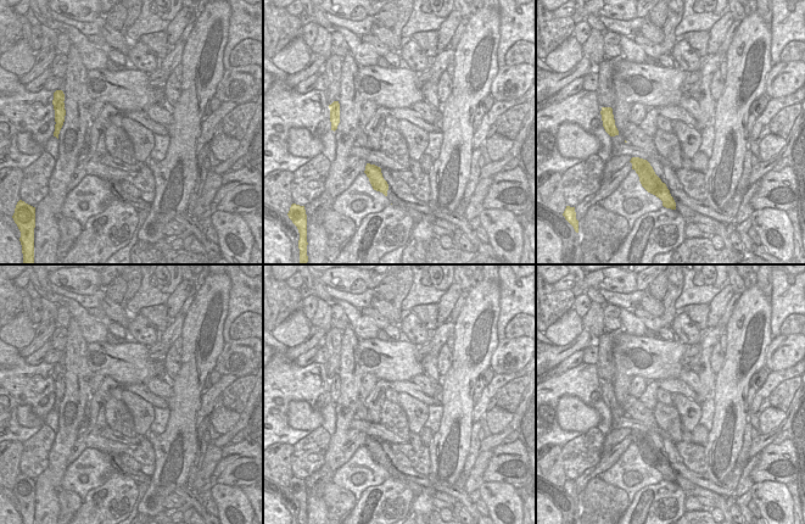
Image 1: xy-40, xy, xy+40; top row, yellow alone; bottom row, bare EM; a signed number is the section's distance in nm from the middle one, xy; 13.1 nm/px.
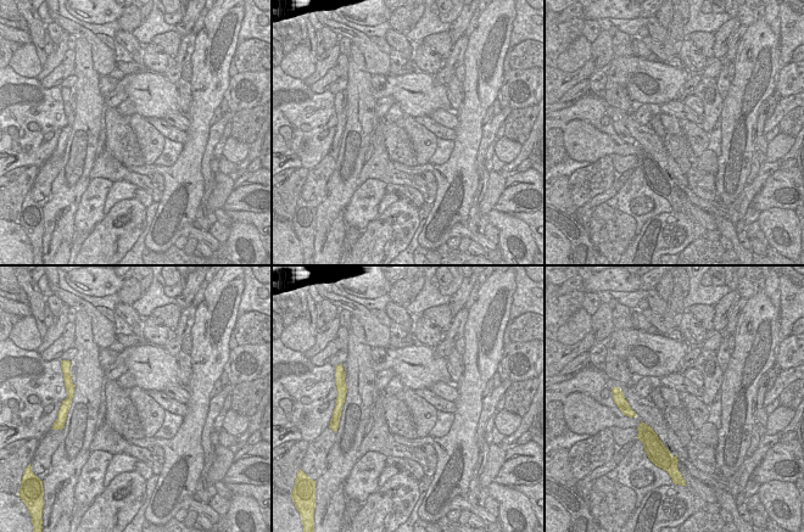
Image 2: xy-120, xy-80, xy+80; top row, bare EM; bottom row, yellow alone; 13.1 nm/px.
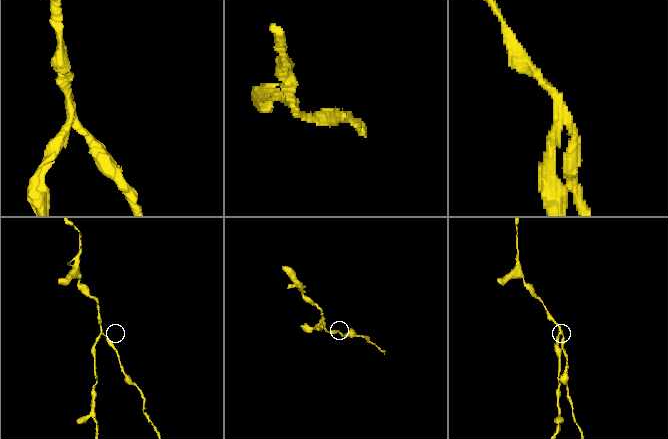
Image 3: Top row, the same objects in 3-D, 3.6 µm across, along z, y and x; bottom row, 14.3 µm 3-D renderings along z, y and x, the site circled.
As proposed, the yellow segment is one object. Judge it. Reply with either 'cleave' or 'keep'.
cleave

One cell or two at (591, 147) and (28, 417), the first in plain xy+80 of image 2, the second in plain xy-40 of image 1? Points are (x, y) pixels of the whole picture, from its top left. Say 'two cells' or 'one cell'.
one cell

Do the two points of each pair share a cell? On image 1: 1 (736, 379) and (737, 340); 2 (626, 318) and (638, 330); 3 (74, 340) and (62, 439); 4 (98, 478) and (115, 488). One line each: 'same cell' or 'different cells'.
1: same cell
2: same cell
3: same cell
4: different cells

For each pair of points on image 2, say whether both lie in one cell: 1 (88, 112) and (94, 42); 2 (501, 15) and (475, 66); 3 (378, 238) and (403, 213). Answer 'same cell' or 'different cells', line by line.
1: different cells
2: same cell
3: same cell

